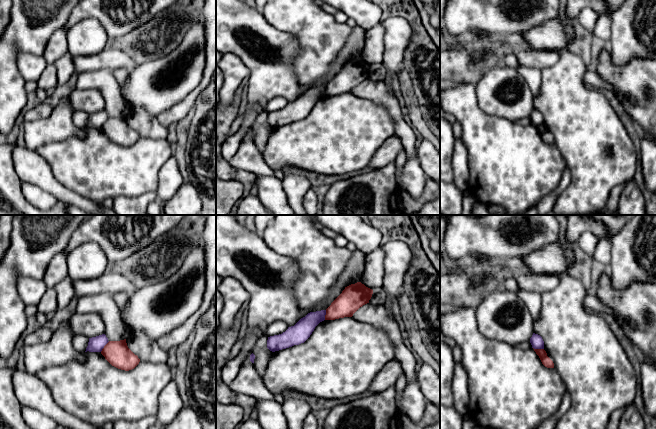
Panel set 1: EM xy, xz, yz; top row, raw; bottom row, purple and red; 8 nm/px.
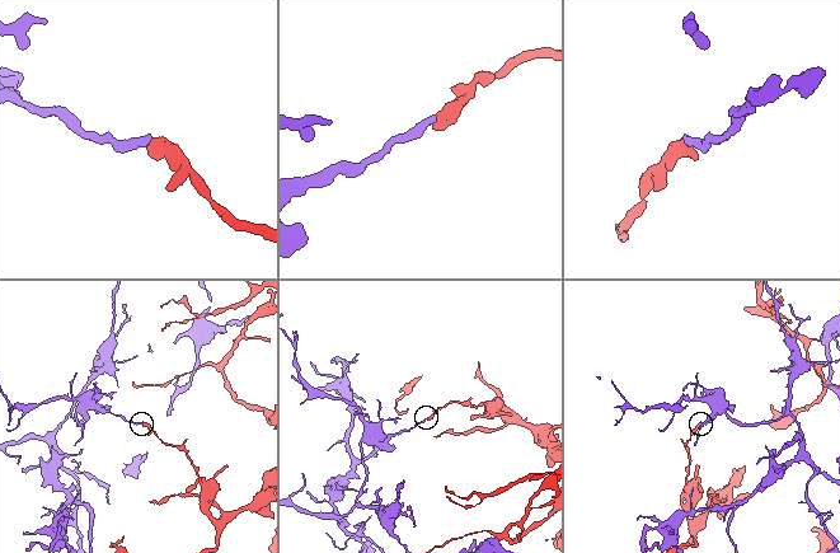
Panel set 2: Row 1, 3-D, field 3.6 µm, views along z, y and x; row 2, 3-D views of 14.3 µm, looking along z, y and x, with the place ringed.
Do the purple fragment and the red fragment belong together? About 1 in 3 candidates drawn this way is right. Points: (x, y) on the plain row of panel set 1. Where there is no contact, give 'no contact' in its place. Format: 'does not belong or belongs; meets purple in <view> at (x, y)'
does not belong; meets purple in xy at (104, 121)

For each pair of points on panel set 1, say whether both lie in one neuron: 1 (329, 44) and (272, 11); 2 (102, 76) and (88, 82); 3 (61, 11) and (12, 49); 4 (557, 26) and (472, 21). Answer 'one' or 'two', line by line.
1: one
2: one
3: one
4: two

